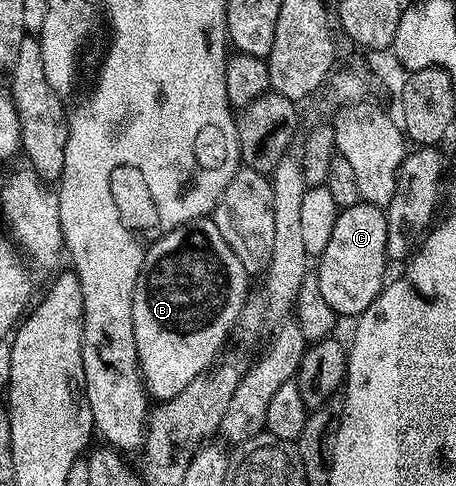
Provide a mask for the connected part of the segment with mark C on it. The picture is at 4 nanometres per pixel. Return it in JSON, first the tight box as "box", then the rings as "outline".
{"box":[317,202,389,318],"outline":[[[360,202],[340,211],[329,244],[317,257],[319,263],[317,279],[321,286],[321,298],[329,302],[336,317],[358,318],[365,309],[374,305],[375,299],[383,291],[389,267],[385,250],[386,233],[386,211],[376,204]]]}

